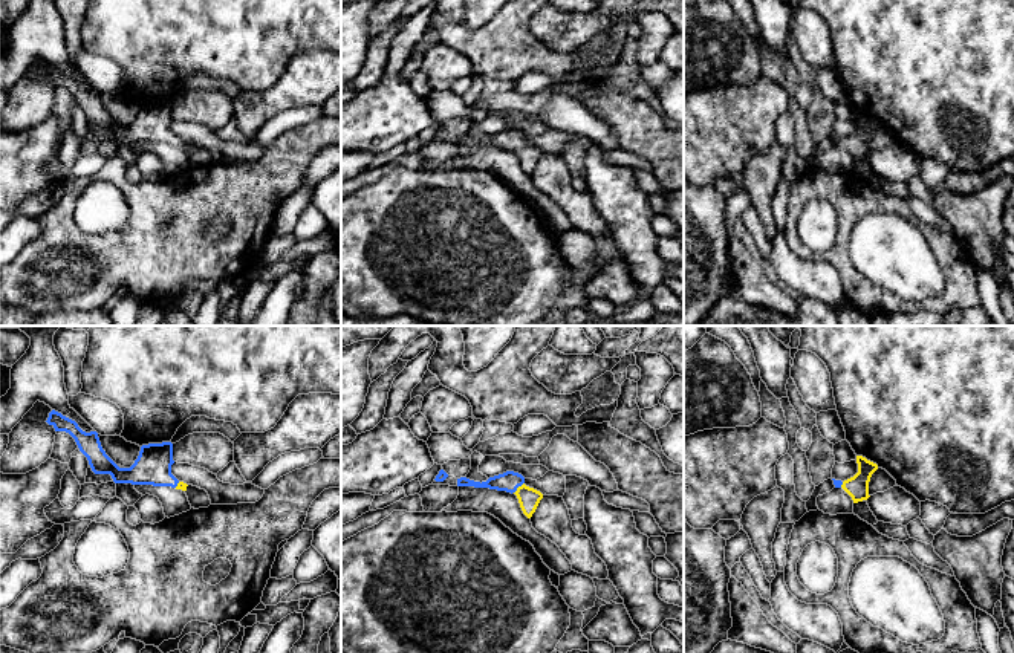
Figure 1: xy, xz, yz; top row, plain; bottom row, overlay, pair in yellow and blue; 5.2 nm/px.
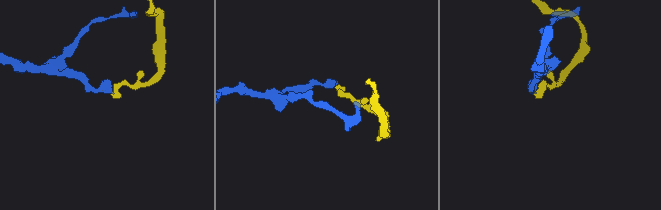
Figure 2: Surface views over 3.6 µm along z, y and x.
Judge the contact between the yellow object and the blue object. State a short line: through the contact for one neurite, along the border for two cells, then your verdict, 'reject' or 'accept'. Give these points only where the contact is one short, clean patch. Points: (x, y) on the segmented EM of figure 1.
line xz (528, 497), (517, 488), (510, 480); accept

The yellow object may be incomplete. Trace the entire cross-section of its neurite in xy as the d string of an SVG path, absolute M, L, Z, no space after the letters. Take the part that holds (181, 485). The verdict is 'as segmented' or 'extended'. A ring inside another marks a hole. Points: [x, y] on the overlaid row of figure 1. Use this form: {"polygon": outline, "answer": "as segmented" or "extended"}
{"polygon": "M55 410L49 413L46 422L55 431L66 431L75 439L95 474L110 474L115 483L171 486L187 491L188 485L171 474L174 463L171 442L142 445L135 463L130 468L119 468L102 450L96 431L83 431L75 421Z", "answer": "extended"}

